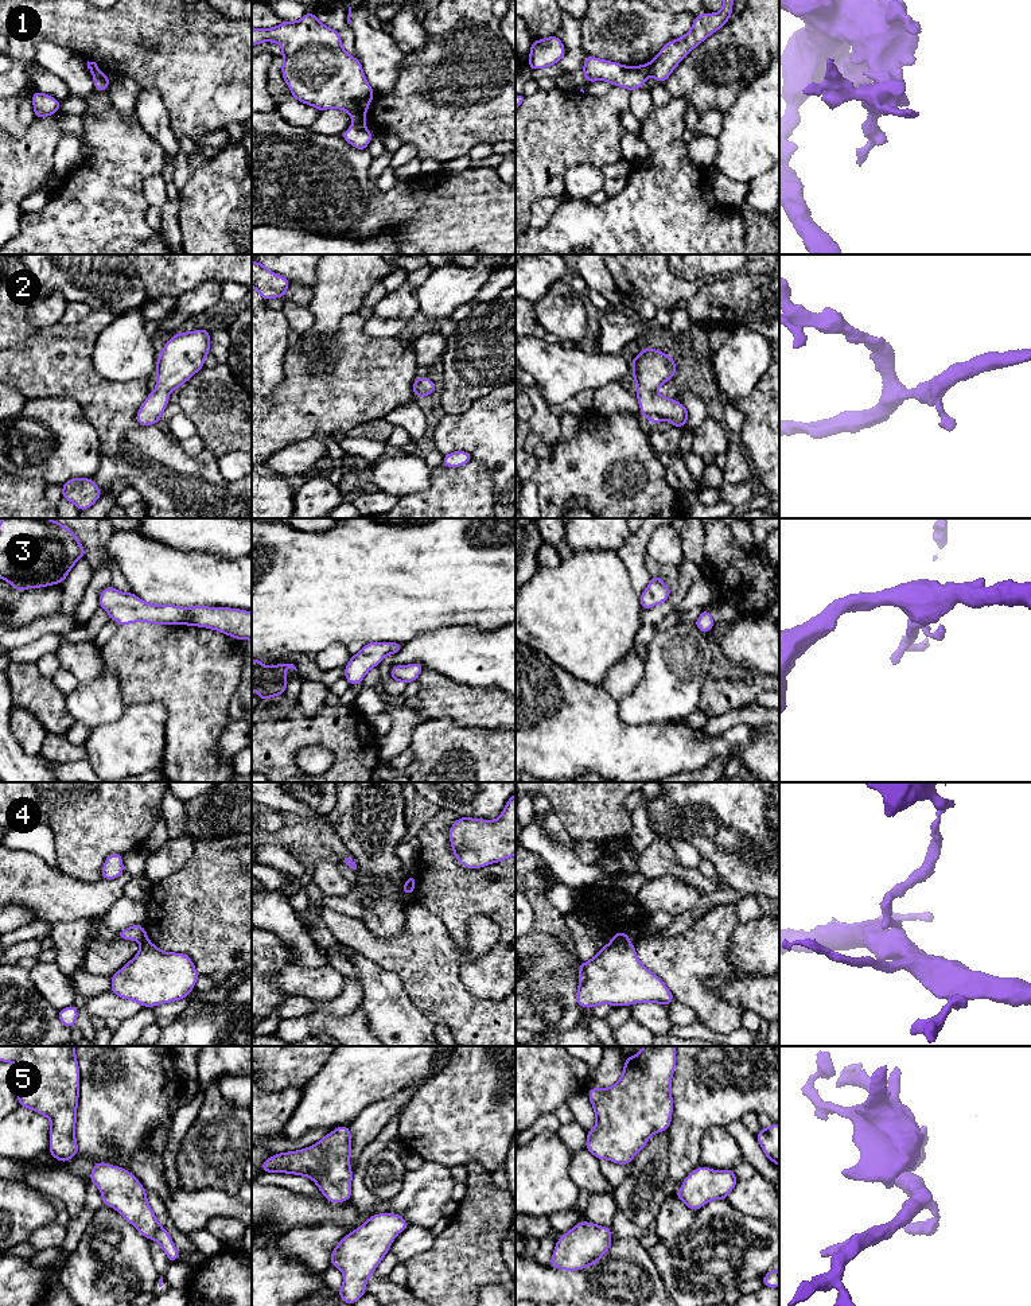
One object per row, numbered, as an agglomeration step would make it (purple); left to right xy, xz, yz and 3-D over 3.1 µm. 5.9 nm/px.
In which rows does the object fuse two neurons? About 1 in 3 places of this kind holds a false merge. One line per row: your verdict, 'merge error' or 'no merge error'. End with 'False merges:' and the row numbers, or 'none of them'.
1: merge error
2: no merge error
3: no merge error
4: merge error
5: no merge error
False merges: 1, 4

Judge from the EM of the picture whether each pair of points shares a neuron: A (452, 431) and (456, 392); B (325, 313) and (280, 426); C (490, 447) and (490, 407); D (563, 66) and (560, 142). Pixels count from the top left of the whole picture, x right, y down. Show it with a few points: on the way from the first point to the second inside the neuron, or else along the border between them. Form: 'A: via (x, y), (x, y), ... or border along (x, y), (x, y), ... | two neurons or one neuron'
A: border along (481, 397), (477, 397), (462, 412), (447, 414) | two neurons
B: border along (335, 333), (321, 342), (321, 354), (299, 342) | two neurons
C: via (490, 438), (490, 416) | one neuron
D: border along (556, 86), (575, 89) | two neurons

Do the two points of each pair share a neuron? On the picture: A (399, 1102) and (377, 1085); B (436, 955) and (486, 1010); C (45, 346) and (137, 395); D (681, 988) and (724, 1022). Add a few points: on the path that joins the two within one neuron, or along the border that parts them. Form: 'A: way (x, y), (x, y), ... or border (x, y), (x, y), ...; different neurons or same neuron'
A: border (419, 1081), (369, 1104), (362, 1111); different neurons
B: way (436, 972), (469, 1007); same neuron
C: way (67, 369), (93, 393), (115, 395); same neuron
D: way (692, 992), (714, 1011); same neuron

